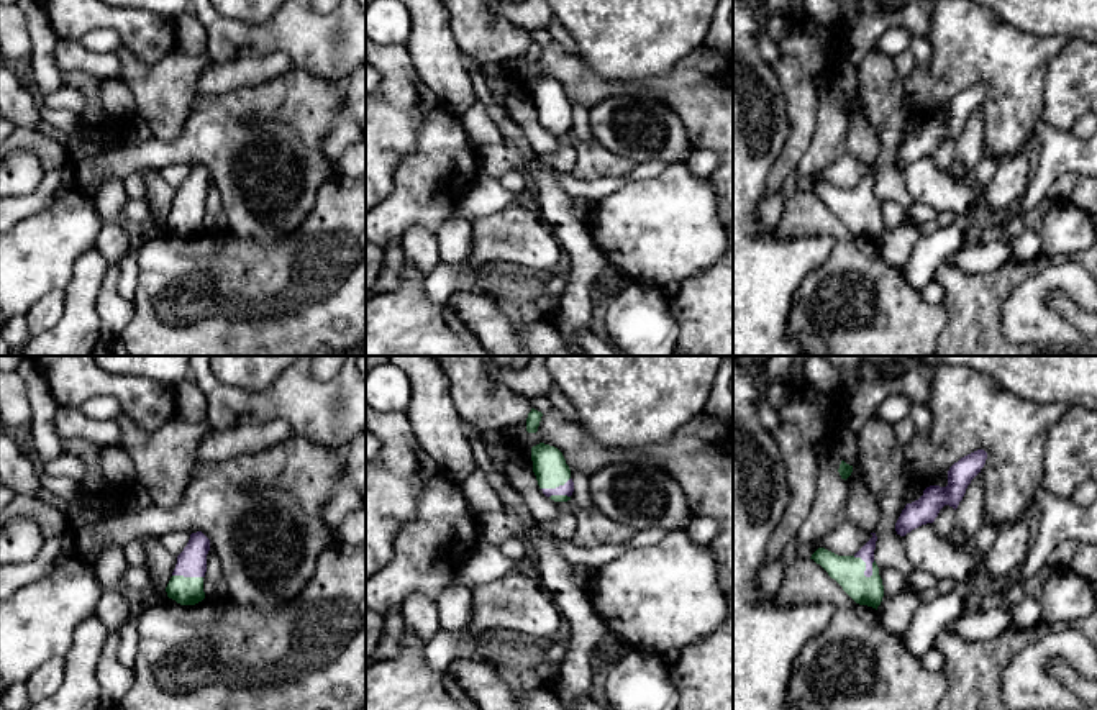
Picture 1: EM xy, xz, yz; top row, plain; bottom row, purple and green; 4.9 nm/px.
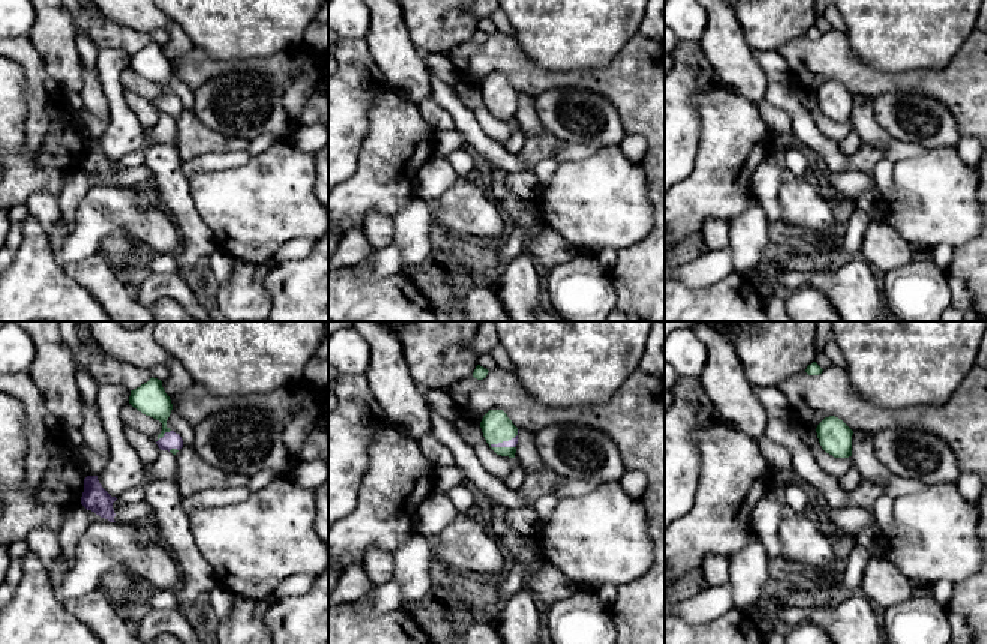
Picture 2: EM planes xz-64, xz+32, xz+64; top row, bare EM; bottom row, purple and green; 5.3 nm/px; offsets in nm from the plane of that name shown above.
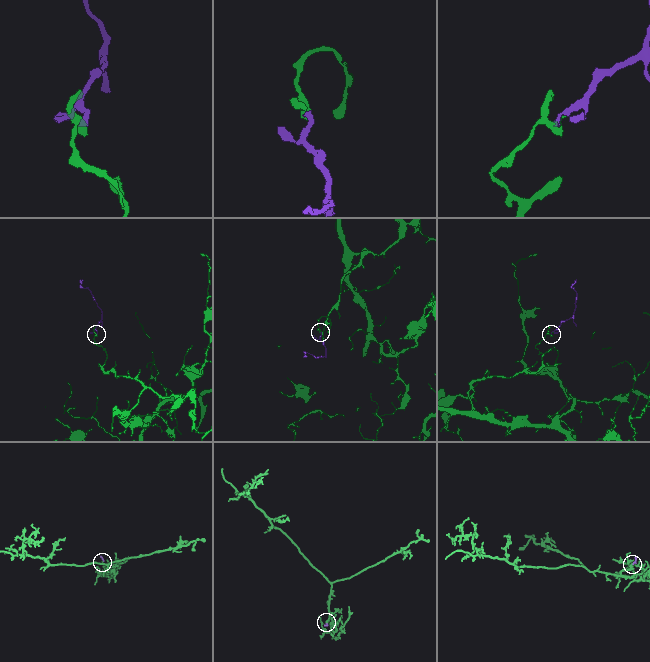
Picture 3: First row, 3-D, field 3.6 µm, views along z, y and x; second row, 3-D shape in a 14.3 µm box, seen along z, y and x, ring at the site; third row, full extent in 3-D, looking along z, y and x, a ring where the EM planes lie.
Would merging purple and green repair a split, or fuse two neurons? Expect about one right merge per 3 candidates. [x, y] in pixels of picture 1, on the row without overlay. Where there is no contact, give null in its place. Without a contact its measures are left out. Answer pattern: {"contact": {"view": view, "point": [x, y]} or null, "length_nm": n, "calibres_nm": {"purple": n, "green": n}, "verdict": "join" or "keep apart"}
{"contact": {"view": "yz", "point": [866, 199]}, "length_nm": 140, "calibres_nm": {"purple": 80, "green": 160}, "verdict": "join"}

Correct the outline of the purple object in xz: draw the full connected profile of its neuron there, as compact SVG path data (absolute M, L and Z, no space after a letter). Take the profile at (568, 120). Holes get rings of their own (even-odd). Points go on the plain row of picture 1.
M539 75L531 80L531 93L543 126L554 134L571 133L574 115L562 85L554 79Z

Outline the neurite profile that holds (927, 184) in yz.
M933 156L922 157L904 169L904 184L915 202L940 212L971 215L982 205L982 189L972 180L959 180L943 172Z

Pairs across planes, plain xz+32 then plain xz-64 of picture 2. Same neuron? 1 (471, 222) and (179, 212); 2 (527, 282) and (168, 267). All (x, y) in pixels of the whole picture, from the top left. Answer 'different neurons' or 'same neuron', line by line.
1: different neurons
2: different neurons

